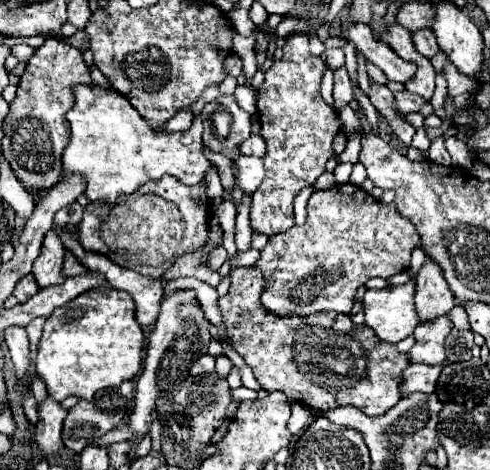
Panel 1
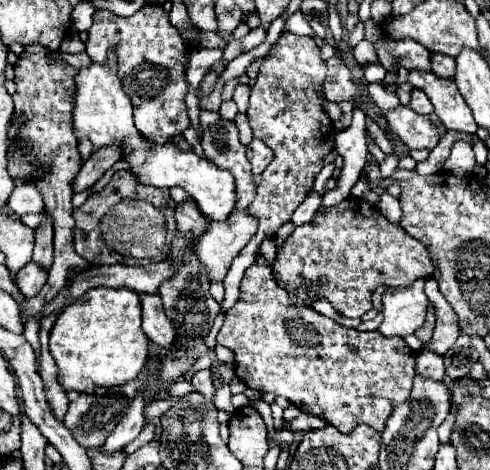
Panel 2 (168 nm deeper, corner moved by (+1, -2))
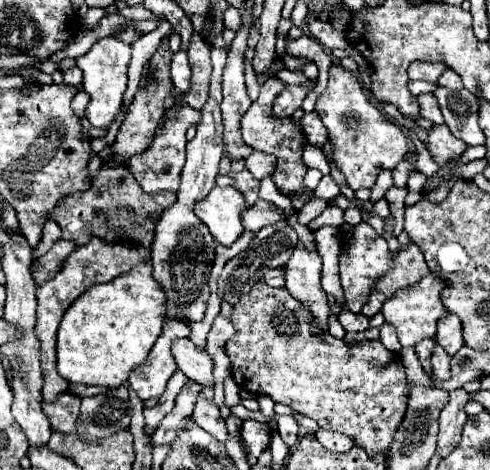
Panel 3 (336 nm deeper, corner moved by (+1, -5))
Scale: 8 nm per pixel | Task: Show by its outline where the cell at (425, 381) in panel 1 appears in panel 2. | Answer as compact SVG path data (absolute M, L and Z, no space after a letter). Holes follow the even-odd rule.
M422 350L416 356L416 374L426 376L430 380L444 380L444 360L442 360L442 356L438 356L430 350Z

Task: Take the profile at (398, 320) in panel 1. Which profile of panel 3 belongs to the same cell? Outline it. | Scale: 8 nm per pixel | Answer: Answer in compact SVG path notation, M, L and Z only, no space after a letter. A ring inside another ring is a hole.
M428 273L418 287L406 287L400 289L392 299L388 299L382 307L384 319L396 327L398 331L398 341L402 347L412 347L416 343L420 343L422 339L434 337L436 335L436 323L448 313L446 307L442 305L440 299L440 291L446 287L446 281L438 279L436 275Z

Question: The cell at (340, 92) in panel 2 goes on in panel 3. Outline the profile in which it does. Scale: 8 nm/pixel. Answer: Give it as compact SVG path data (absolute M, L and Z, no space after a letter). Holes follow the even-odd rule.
M340 65L330 67L328 87L318 95L314 111L328 131L334 163L346 175L346 181L354 191L364 187L370 189L382 169L394 171L408 153L408 137L404 131L368 101L358 77Z

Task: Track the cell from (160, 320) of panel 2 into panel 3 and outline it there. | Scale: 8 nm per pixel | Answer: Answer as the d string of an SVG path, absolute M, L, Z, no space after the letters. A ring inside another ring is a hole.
M178 339L172 345L172 353L176 357L178 369L182 369L190 381L214 389L214 367L210 355L206 355L204 349L198 349L190 339Z

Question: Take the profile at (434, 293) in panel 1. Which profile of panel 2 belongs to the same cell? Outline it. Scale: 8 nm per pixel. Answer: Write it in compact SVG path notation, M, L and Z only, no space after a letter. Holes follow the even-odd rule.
M430 304L428 306L428 312L426 312L426 322L422 324L422 328L418 328L414 334L422 340L422 342L428 342L430 338L432 338L432 330L434 330L434 320L436 320L436 316L434 316L434 306Z

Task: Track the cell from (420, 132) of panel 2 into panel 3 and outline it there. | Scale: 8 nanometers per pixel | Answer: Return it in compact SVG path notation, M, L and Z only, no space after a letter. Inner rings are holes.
M436 125L428 133L428 151L440 167L446 163L458 161L466 149L468 145L456 139L446 125Z

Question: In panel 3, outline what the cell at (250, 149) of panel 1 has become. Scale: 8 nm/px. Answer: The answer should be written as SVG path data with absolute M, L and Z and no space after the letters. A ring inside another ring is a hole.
M254 151L254 155L250 155L246 159L246 169L256 177L256 179L266 179L274 173L276 167L276 159L274 155L266 155L260 151Z

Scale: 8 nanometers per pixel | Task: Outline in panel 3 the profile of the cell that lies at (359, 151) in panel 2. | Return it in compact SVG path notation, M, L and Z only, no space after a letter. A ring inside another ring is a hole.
M298 243L286 265L286 289L318 319L318 327L328 331L330 305L326 293L320 289L320 269L322 259L318 251L306 251L304 245Z

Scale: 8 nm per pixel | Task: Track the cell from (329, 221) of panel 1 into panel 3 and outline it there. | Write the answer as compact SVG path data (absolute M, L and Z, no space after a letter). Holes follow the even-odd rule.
M410 243L408 249L402 249L394 257L394 267L390 273L386 273L374 287L370 301L362 307L362 315L374 317L380 313L382 303L388 301L398 289L413 286L420 279L428 275L428 265L424 261L422 251L418 249L416 243Z

